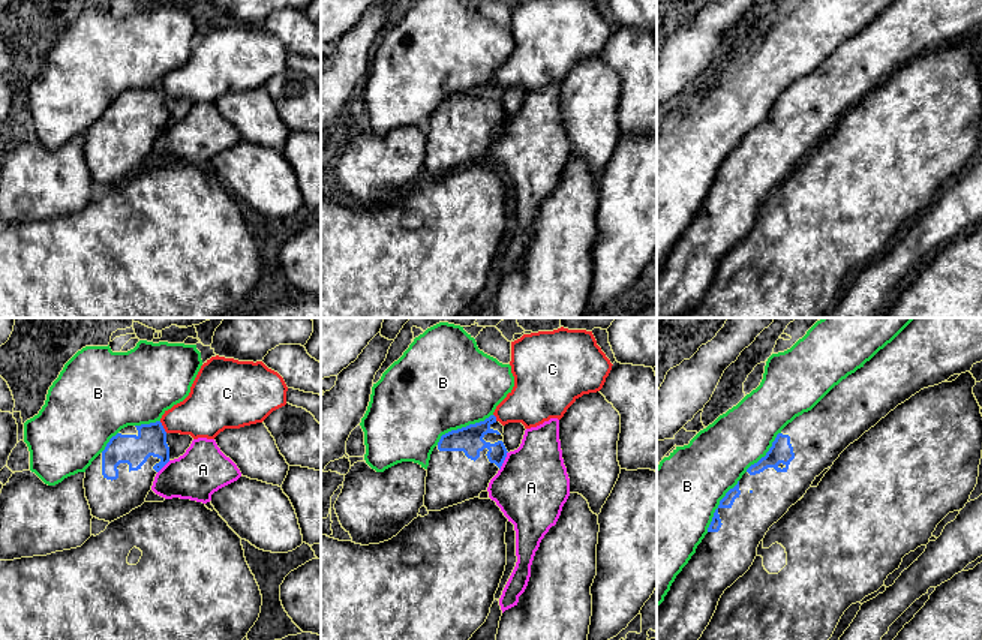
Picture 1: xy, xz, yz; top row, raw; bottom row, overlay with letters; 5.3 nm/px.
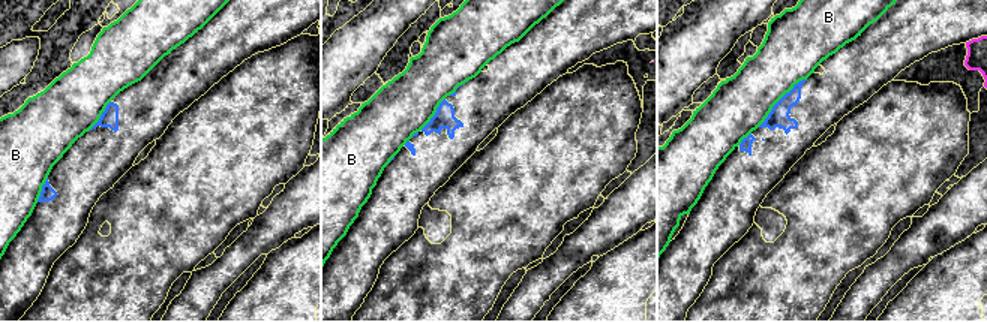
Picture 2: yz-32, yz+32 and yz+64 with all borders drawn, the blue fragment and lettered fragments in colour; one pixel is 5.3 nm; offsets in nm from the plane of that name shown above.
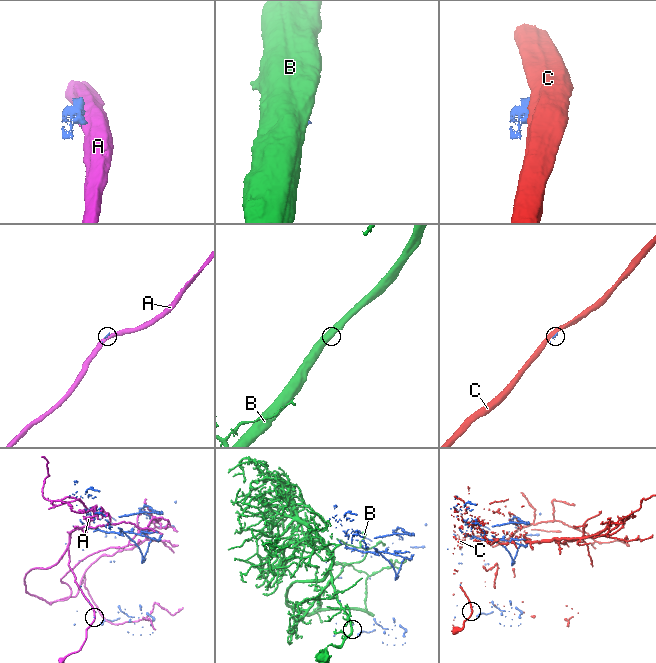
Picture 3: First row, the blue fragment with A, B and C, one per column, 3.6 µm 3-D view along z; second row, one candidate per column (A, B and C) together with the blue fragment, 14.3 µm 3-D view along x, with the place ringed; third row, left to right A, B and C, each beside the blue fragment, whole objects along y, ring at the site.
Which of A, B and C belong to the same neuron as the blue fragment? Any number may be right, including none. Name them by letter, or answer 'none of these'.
none of these

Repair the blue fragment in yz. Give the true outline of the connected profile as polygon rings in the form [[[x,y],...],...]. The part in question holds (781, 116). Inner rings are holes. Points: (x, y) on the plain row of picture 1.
[[[897,0],[811,75],[789,87],[766,120],[751,129],[720,165],[708,198],[657,271],[657,318],[690,318],[709,289],[724,255],[753,229],[769,192],[850,108],[921,54],[970,36],[981,25],[982,0]]]

